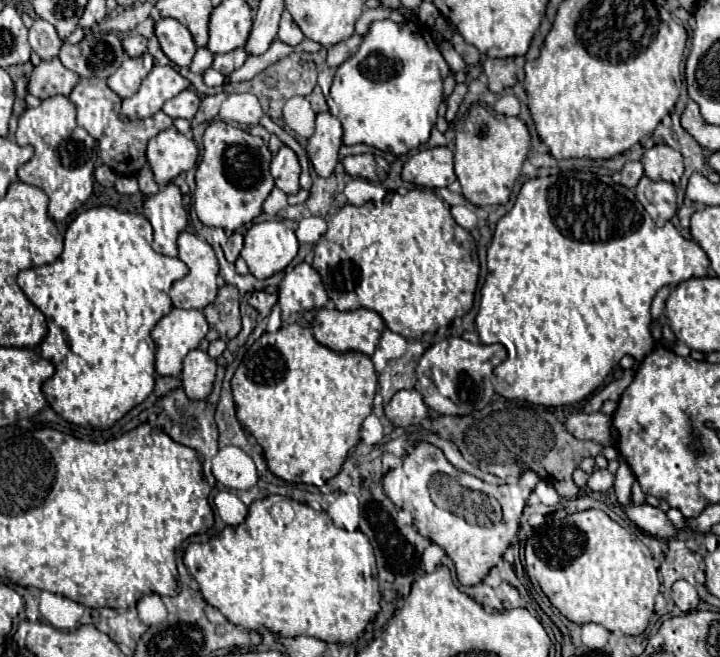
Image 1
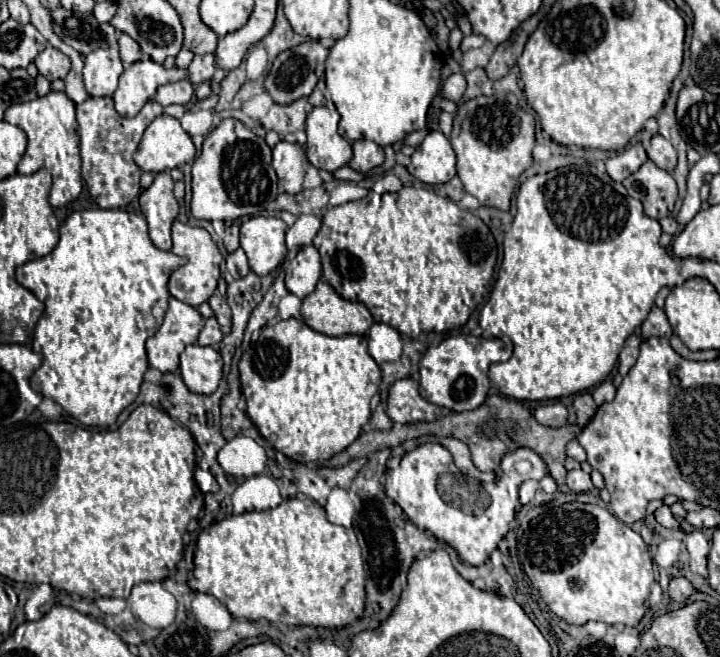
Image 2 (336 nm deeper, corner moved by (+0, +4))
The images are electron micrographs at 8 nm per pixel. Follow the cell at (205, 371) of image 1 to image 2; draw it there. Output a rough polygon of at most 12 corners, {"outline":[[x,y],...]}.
{"outline":[[188,345],[180,375],[192,393],[212,393],[224,361],[214,347]]}

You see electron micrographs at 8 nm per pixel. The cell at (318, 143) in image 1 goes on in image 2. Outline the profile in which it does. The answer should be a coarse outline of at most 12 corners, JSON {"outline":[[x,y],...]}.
{"outline":[[314,107],[306,117],[308,161],[336,171],[352,147],[338,135],[338,111]]}

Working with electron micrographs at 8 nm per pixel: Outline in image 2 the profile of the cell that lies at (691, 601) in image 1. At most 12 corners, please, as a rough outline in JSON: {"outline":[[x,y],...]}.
{"outline":[[686,577],[670,581],[668,595],[684,603],[694,587]]}

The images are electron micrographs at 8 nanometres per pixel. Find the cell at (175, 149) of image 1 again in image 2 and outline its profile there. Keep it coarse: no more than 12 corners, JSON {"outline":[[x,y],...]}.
{"outline":[[164,113],[144,131],[134,161],[162,173],[190,163],[196,149]]}

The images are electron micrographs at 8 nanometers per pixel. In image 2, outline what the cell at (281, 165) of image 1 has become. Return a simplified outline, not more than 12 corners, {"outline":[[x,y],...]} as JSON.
{"outline":[[288,141],[272,149],[272,167],[286,193],[300,193],[304,151]]}

